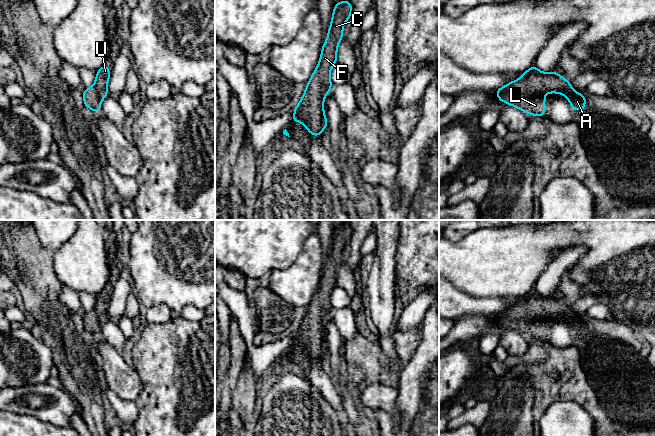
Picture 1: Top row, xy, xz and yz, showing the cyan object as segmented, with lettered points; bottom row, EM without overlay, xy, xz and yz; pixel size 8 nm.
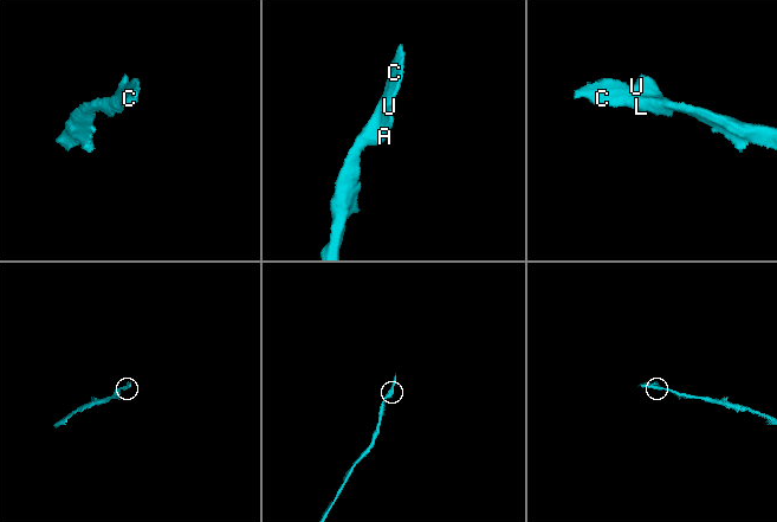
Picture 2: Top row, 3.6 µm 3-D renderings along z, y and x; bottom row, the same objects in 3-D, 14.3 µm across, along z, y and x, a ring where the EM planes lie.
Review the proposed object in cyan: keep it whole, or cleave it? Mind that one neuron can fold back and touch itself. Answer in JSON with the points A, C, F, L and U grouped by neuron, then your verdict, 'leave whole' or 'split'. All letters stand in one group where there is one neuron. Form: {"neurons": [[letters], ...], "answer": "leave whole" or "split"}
{"neurons": [["A", "C", "F", "L", "U"]], "answer": "leave whole"}

